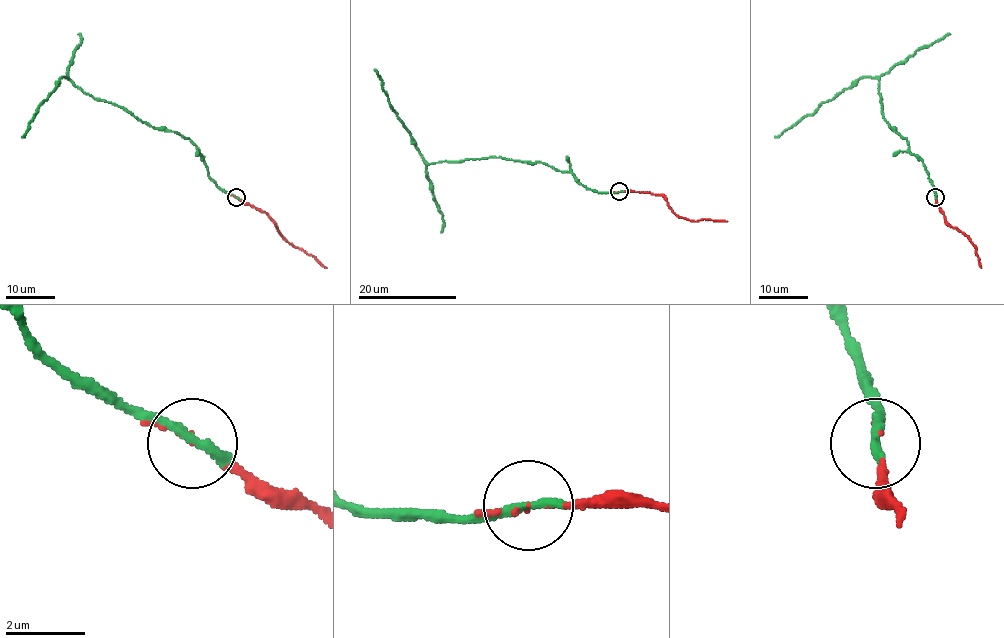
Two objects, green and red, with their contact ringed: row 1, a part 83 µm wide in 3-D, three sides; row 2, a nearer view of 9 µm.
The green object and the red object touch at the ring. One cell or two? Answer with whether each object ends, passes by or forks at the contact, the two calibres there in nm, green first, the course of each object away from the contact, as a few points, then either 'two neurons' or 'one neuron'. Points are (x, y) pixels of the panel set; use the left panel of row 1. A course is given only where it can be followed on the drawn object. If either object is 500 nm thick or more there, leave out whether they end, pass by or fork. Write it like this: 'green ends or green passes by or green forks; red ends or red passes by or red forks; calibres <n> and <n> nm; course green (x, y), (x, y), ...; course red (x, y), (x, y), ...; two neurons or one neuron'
green ends; red passes by; calibres 320 and 50 nm; course green (236, 198), (208, 175), (189, 139), (94, 99), (69, 78), (61, 78), (22, 136); course red (236, 198), (260, 209), (295, 247), (314, 255), (327, 268); one neuron

